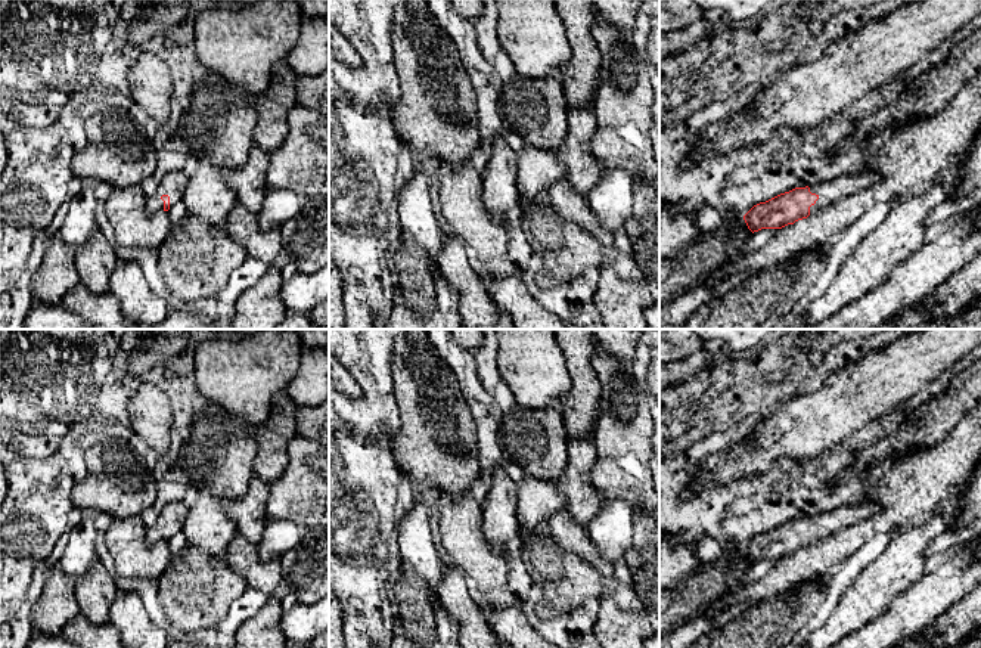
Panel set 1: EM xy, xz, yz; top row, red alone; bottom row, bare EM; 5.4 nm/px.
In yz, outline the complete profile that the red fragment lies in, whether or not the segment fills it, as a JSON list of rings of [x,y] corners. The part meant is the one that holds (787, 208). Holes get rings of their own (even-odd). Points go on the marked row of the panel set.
[[[860,167],[835,179],[795,187],[766,202],[760,202],[743,216],[743,220],[752,233],[761,229],[782,229],[819,213],[851,193],[869,187],[879,179],[879,171]]]

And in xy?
[[[183,171],[168,173],[158,183],[156,190],[148,196],[145,208],[149,214],[168,211],[183,199],[189,177]]]

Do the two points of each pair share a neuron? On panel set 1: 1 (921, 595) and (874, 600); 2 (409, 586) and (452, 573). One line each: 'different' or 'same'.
1: different
2: different

